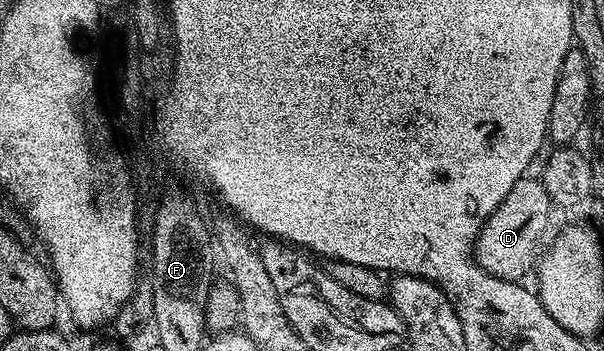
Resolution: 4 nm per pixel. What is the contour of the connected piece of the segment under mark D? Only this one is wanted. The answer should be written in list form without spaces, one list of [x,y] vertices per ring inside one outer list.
[[[525,176],[513,184],[509,196],[497,204],[497,208],[485,220],[475,242],[475,256],[480,268],[494,278],[522,283],[527,273],[532,273],[540,253],[539,241],[547,230],[547,221],[551,218],[553,203],[549,192],[538,177]]]

